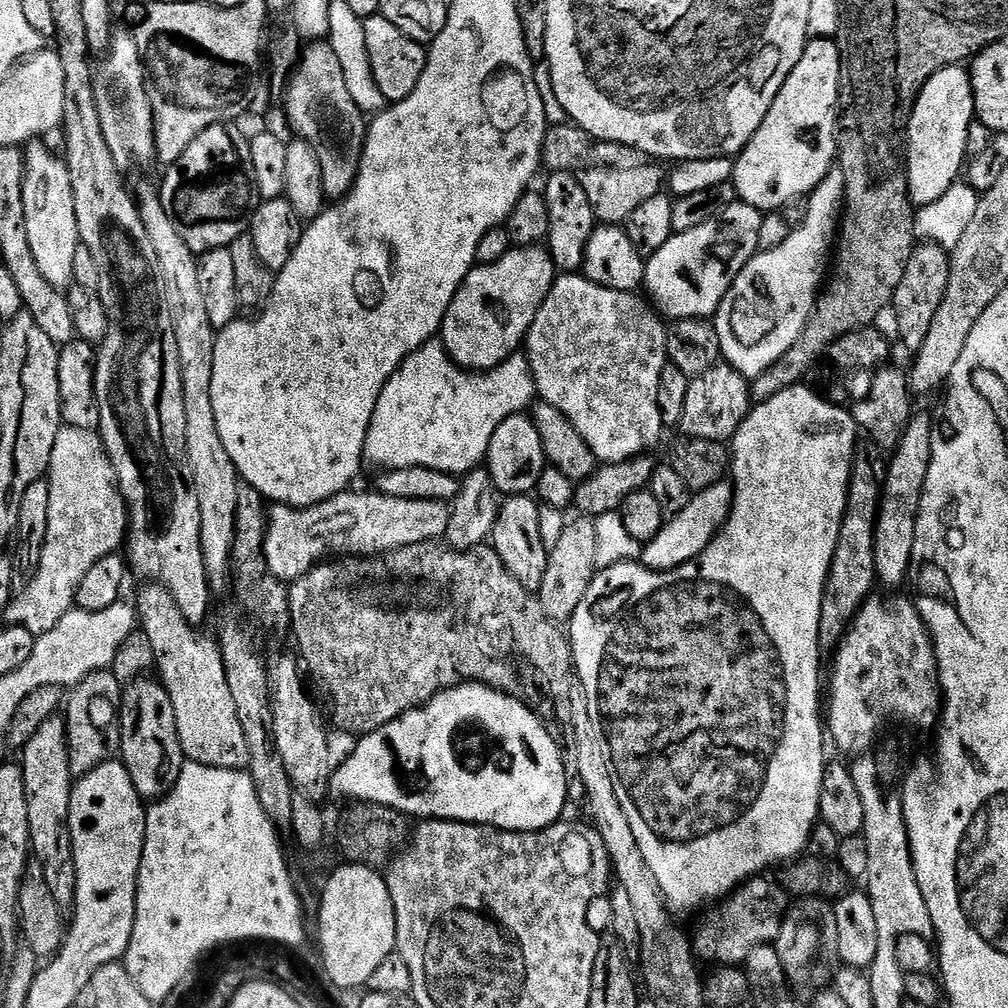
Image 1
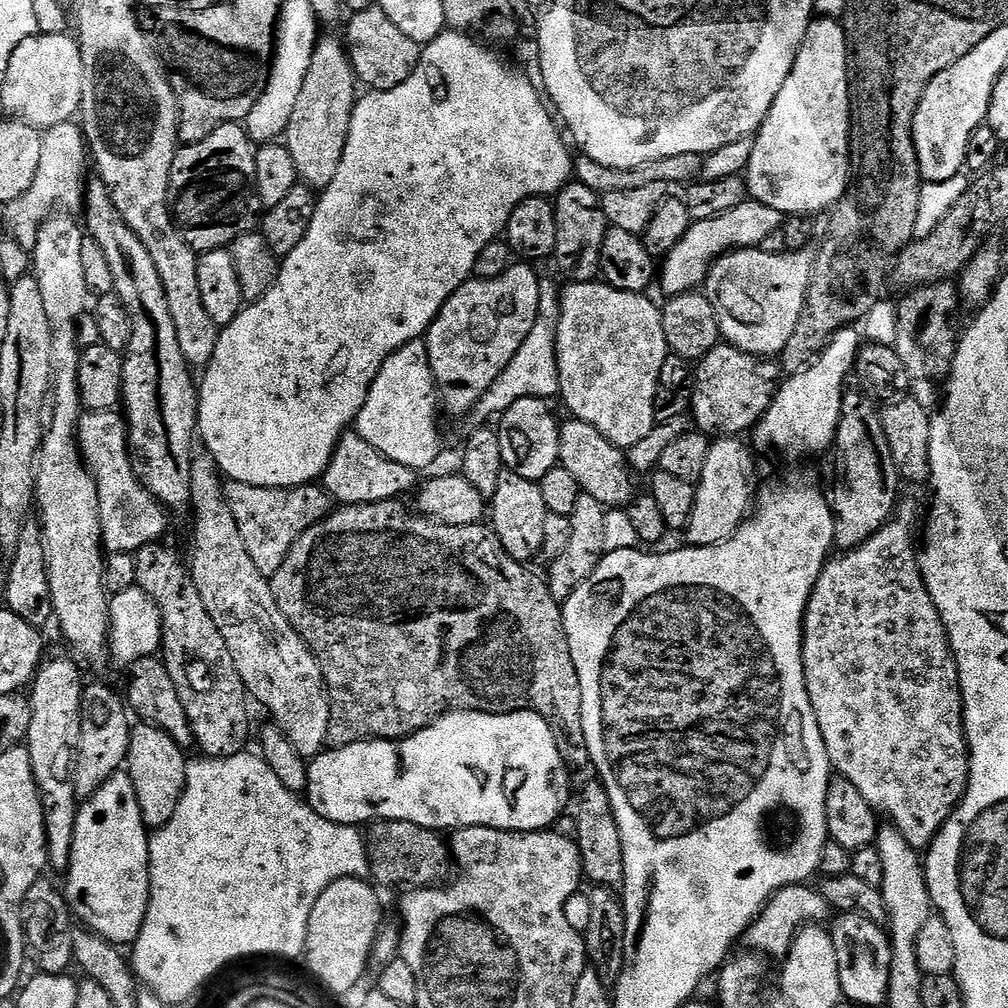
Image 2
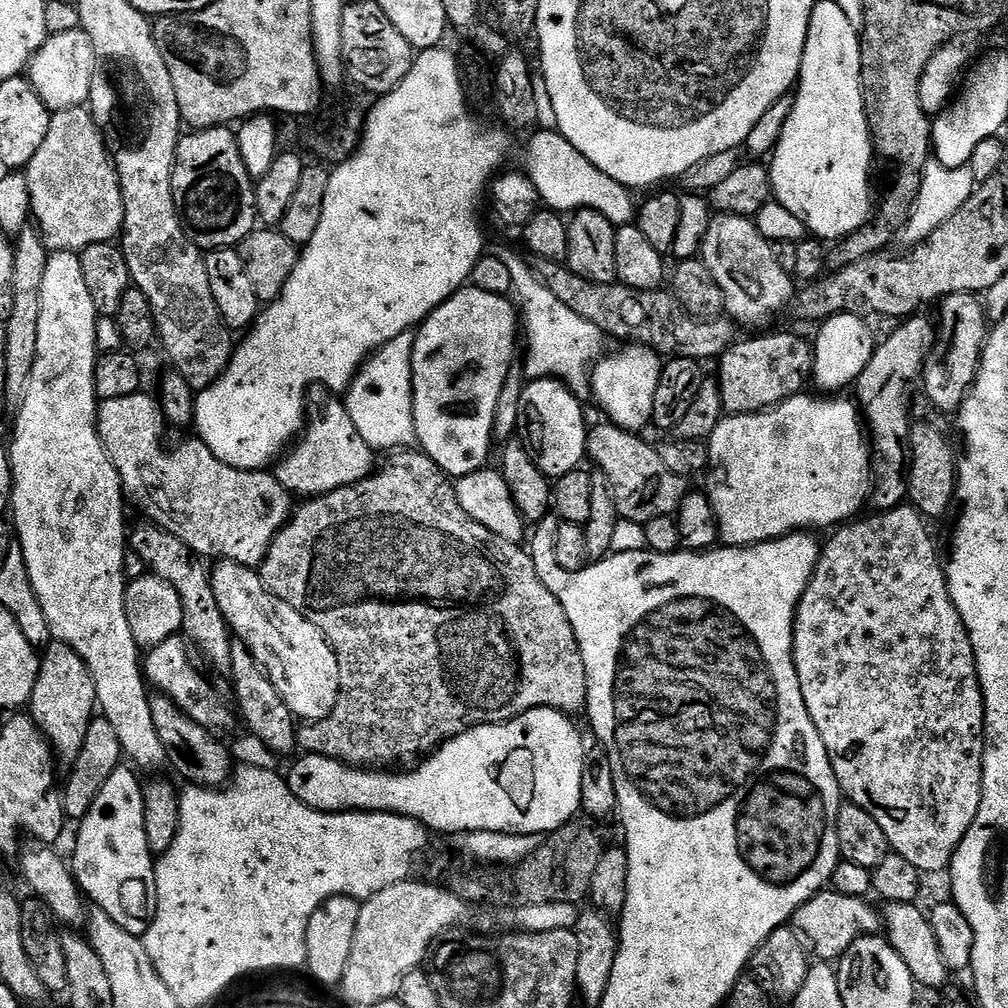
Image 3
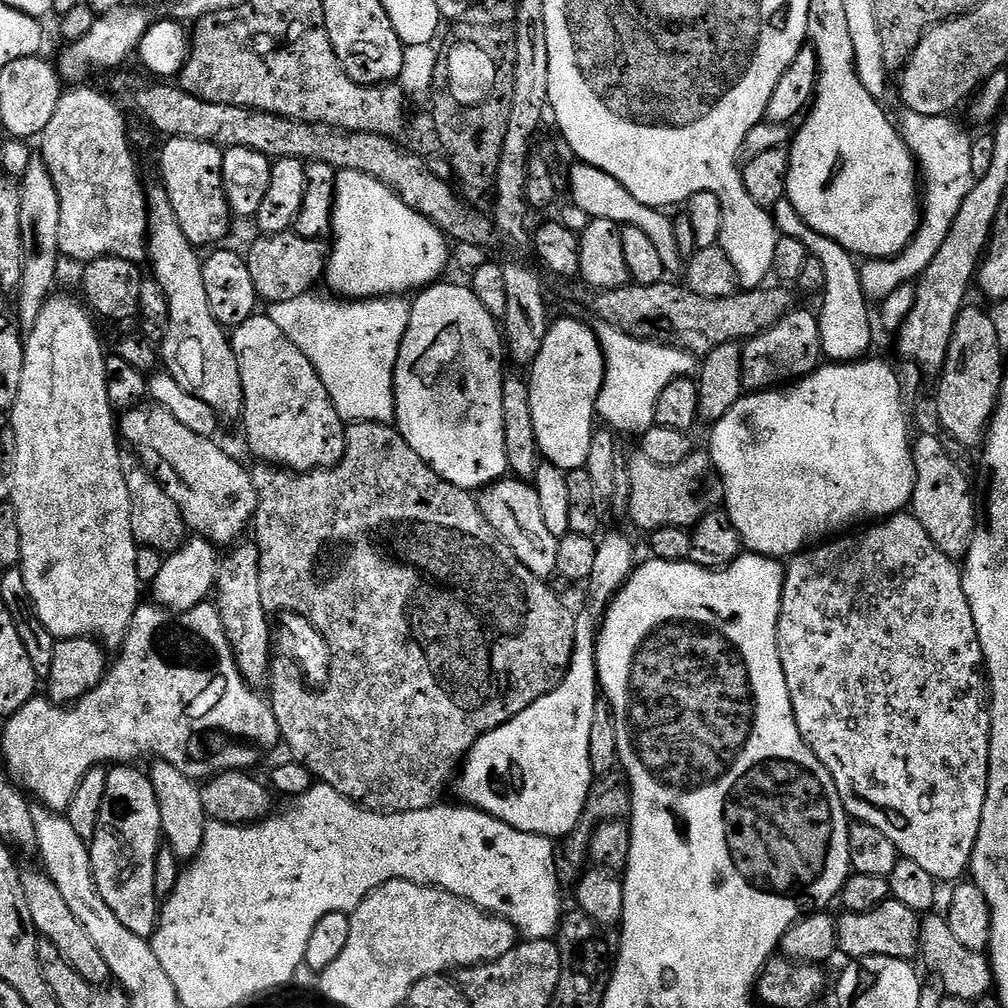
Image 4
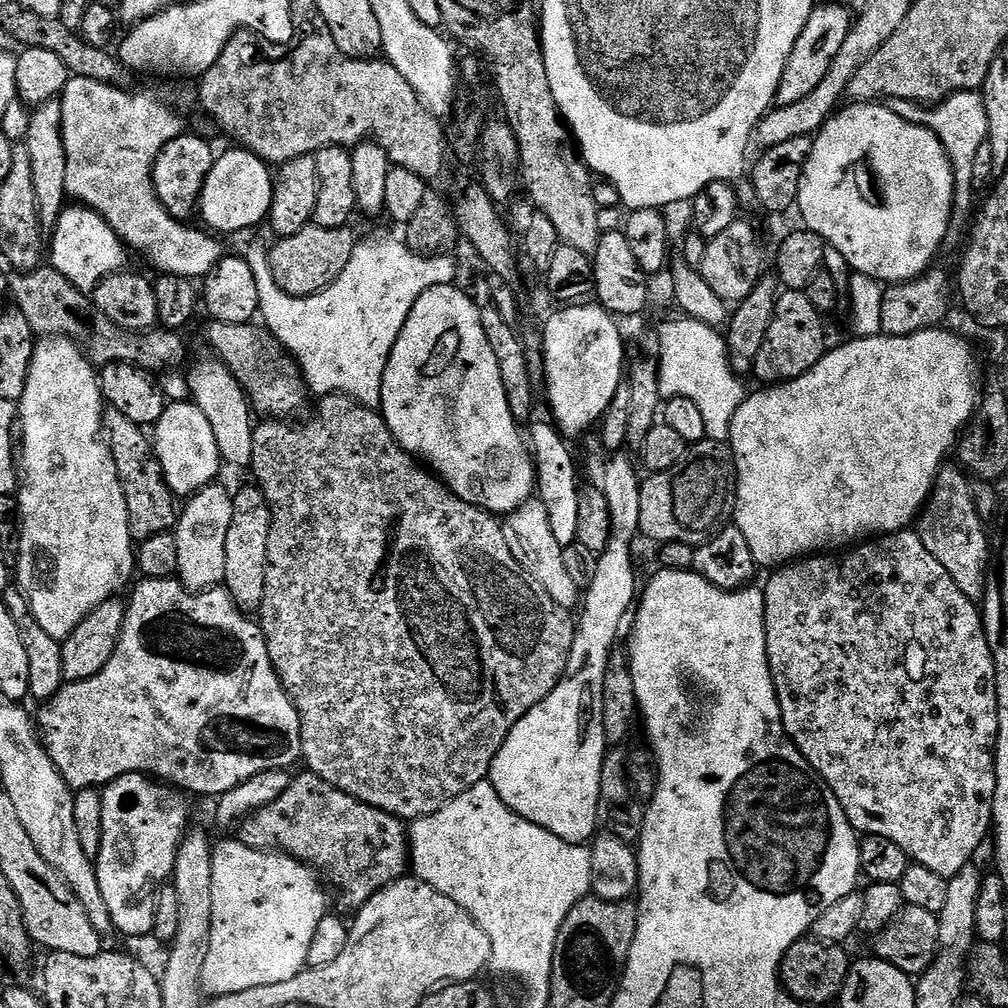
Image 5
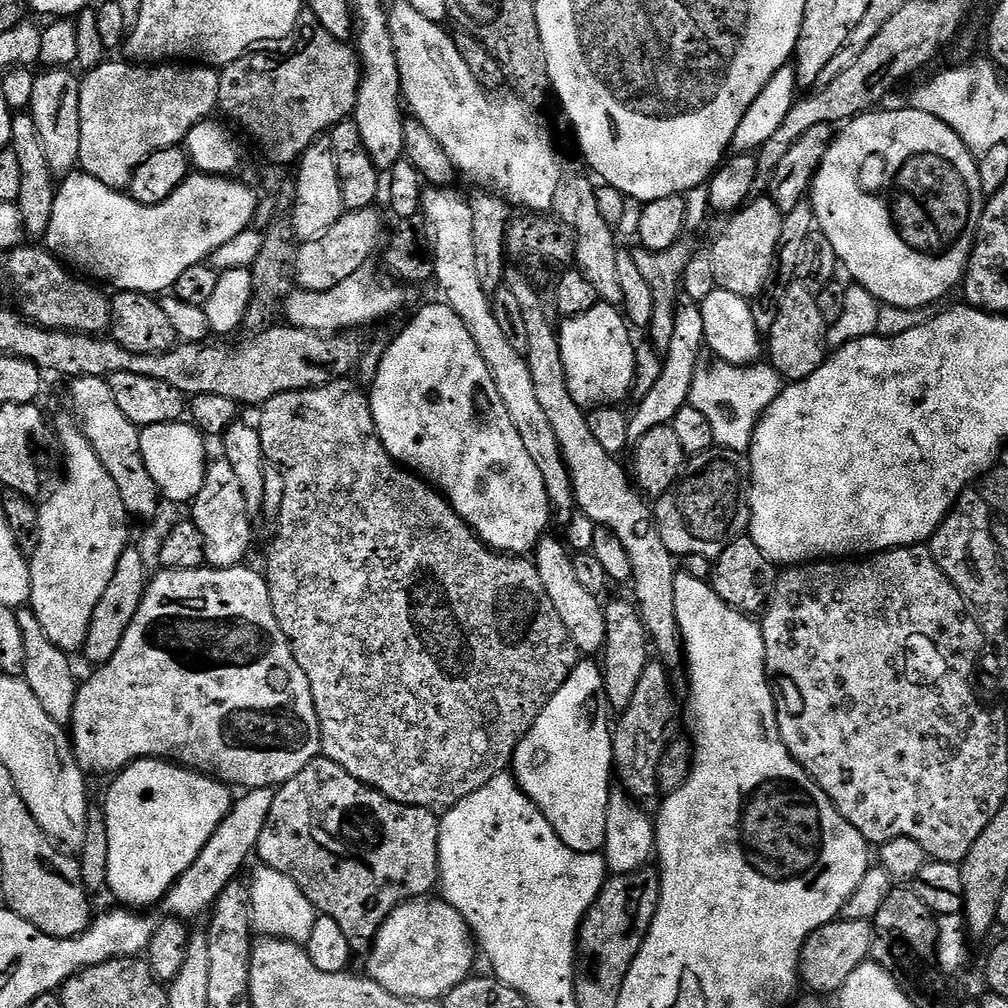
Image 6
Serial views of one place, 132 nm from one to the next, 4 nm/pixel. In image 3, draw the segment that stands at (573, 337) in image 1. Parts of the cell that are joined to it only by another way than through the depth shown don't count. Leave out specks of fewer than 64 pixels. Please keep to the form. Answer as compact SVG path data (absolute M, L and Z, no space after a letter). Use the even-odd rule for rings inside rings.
M628 344L621 352L609 351L600 357L590 369L590 392L596 395L600 408L605 412L611 423L625 428L628 432L639 433L640 428L652 424L652 411L654 410L654 393L658 391L658 378L662 367L662 357L653 348L645 348L643 344Z

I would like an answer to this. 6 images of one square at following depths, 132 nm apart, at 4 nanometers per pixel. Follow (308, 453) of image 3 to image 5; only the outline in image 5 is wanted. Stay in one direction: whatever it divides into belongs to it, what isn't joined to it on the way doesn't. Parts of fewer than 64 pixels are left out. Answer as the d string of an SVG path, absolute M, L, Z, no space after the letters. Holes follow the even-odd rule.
M217 320L209 323L208 340L213 344L215 355L238 378L252 406L260 418L292 418L304 404L306 385L295 363L286 355L280 343L259 323L223 324Z

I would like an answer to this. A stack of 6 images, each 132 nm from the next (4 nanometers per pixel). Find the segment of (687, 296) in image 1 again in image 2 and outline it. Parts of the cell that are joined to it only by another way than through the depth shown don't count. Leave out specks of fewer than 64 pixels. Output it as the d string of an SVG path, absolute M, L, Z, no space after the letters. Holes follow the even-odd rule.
M749 198L742 202L742 206L726 210L726 214L695 221L686 230L686 238L682 238L682 242L664 257L658 272L658 284L668 291L669 297L697 291L707 281L708 271L721 256L741 248L759 248L762 238L780 231L785 219L783 212Z

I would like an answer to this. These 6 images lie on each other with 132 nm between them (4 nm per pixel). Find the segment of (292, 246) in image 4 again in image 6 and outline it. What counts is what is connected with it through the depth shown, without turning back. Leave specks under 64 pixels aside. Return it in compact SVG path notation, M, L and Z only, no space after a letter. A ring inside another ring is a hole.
M375 207L353 212L345 211L344 216L338 218L338 222L334 226L330 226L330 230L326 230L326 234L313 240L303 241L296 250L295 283L305 292L325 292L334 290L334 286L346 282L346 278L361 272L367 265L364 263L367 262L368 255L371 254L372 247L376 244L376 239L380 236L380 216L376 211Z

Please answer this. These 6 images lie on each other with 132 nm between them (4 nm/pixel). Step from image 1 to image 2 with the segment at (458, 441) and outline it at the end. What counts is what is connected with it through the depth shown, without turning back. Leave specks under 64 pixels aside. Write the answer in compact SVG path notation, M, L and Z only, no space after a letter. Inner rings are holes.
M547 278L540 281L540 316L534 322L534 330L518 346L518 354L502 370L502 374L486 390L486 394L477 402L474 412L475 415L499 417L514 402L522 402L522 398L538 398L539 400L551 401L559 397L560 382L558 380L558 358L556 357L556 317L560 307L560 297L558 288L555 288ZM423 339L402 346L378 370L374 386L366 398L366 406L358 414L354 430L370 446L374 446L386 458L402 462L402 466L423 470L440 456L440 428L436 425L438 389L430 370L428 346Z

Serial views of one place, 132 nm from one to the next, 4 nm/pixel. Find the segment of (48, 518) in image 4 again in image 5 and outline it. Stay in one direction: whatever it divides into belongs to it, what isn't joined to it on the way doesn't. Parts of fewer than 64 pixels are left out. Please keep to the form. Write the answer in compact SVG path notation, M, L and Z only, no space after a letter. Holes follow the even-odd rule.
M46 336L37 339L32 349L32 361L30 362L24 393L20 395L18 401L18 432L19 435L20 432L24 435L24 452L22 448L22 455L18 460L19 467L22 469L22 479L18 484L20 559L14 565L14 576L15 579L16 576L20 579L18 587L30 606L32 617L36 619L36 627L46 630L46 634L50 634L50 638L61 642L75 630L78 622L82 622L86 618L86 614L90 614L95 608L102 606L102 602L113 599L117 594L120 594L124 587L127 589L133 583L132 572L134 576L137 571L134 541L130 534L130 522L128 521L122 482L118 478L118 470L114 466L112 450L102 435L106 428L104 412L106 413L106 405L104 396L100 393L100 378L97 369L84 356L84 351L73 340L67 340L64 336Z

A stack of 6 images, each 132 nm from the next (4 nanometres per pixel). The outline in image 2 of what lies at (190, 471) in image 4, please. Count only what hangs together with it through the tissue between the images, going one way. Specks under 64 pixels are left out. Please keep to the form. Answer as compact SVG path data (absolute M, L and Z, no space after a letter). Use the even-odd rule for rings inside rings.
M116 410L111 412L85 411L76 427L76 443L80 446L80 454L84 457L88 471L96 478L98 498L100 499L100 527L103 547L109 553L131 552L135 554L142 546L157 543L163 537L160 535L168 528L169 513L153 492L142 483L134 470L132 454L128 450L128 425L123 415ZM232 482L227 485L226 495L238 528L242 530L242 542L246 542L250 558L254 558L254 566L269 578L282 566L294 542L298 542L310 526L328 517L334 508L332 497L316 482L297 488L263 488Z

